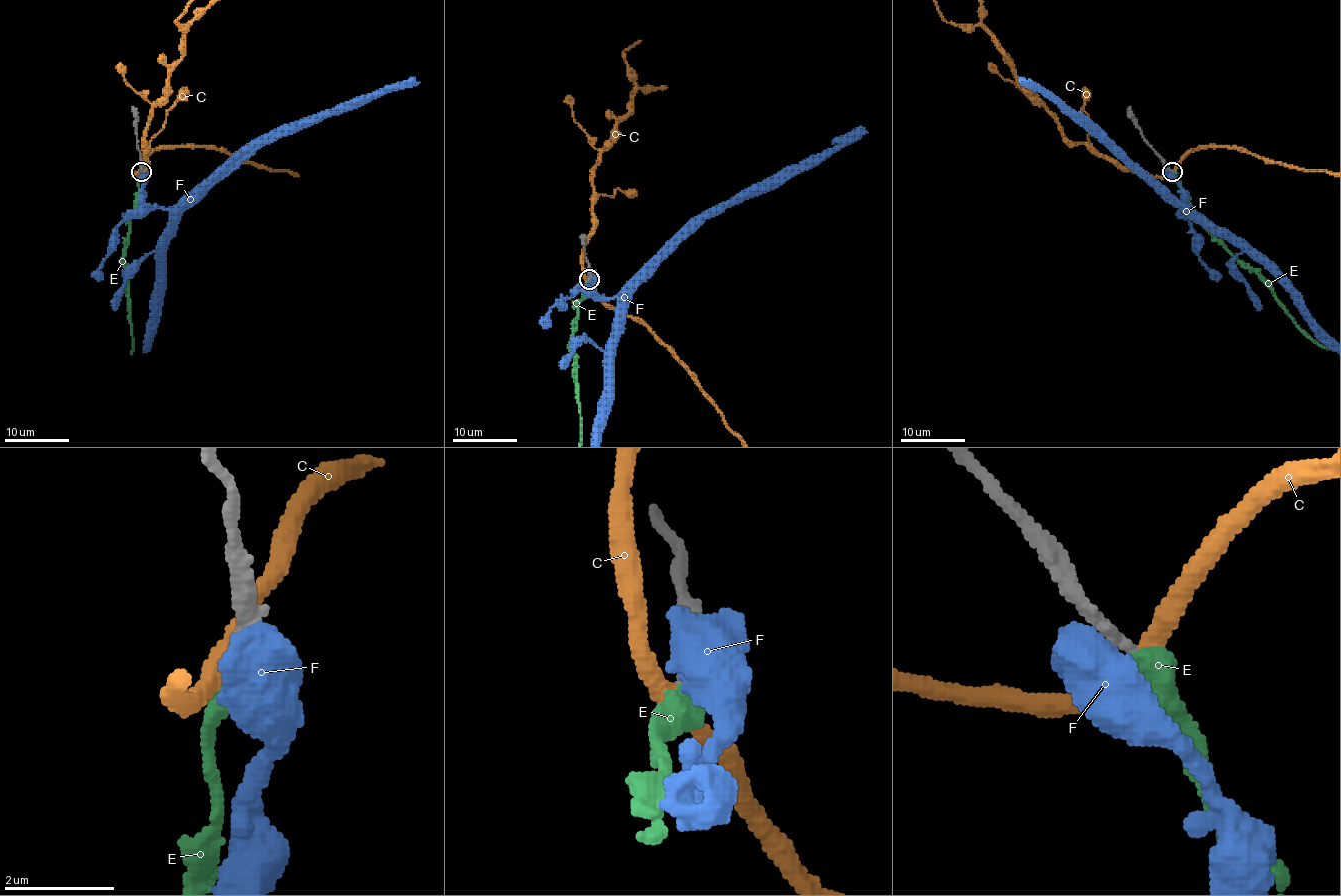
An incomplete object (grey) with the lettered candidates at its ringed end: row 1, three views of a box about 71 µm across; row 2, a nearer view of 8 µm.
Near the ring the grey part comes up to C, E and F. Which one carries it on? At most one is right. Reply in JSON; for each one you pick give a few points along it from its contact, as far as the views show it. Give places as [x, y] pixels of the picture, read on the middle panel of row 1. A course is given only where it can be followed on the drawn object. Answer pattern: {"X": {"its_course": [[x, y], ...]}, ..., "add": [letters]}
{"add": ["E"]}

